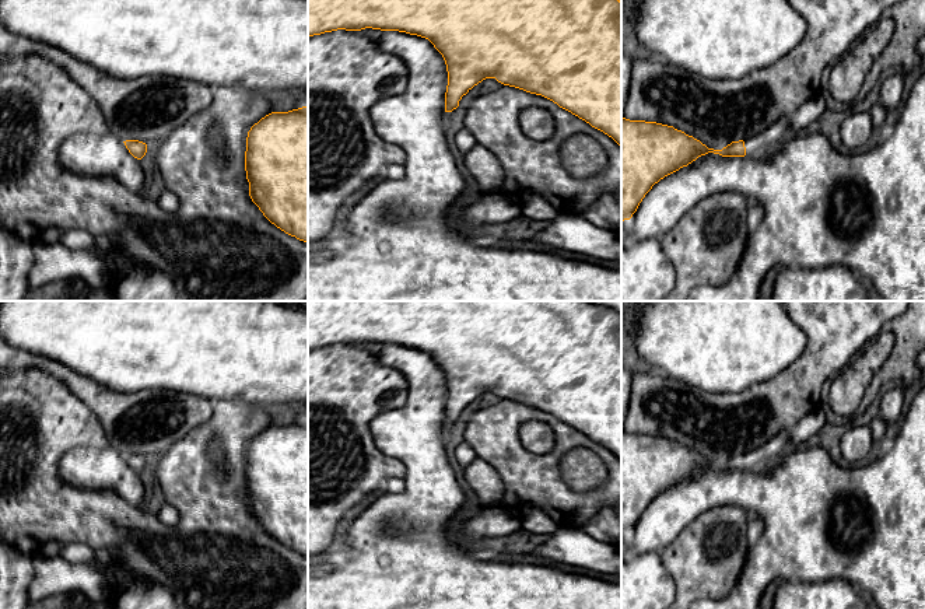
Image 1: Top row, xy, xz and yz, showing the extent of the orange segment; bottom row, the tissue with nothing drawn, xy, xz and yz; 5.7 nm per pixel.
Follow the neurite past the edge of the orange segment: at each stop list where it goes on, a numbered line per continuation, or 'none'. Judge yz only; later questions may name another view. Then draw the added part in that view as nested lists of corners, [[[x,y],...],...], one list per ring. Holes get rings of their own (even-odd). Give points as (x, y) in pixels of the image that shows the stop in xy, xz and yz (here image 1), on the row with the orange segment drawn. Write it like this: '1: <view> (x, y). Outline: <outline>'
1: yz (756, 144). Outline: [[[791,116],[781,118],[754,136],[746,136],[743,139],[747,157],[760,157],[767,147],[777,144],[778,141],[788,137],[788,130],[791,125]]]

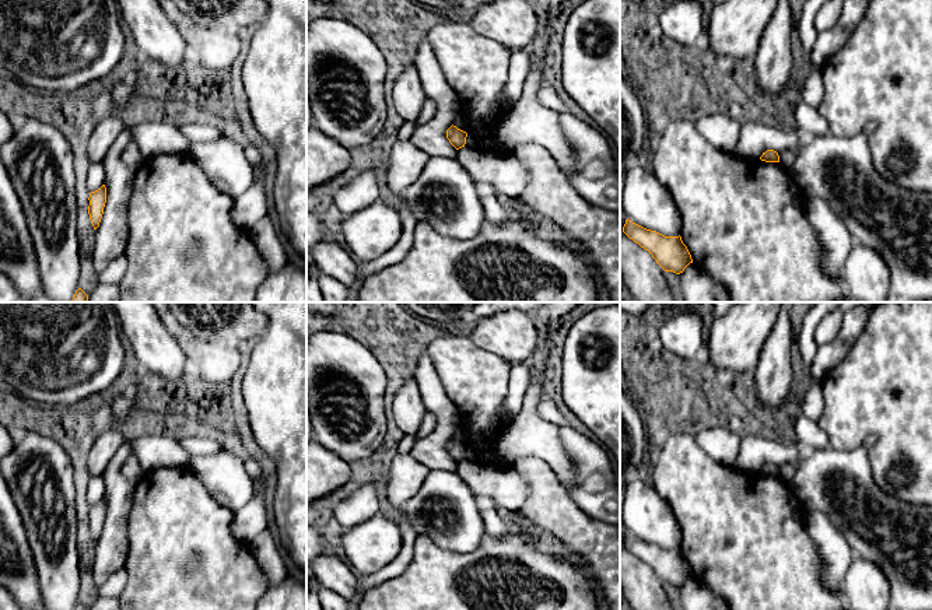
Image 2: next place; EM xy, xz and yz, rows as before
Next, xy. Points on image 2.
none

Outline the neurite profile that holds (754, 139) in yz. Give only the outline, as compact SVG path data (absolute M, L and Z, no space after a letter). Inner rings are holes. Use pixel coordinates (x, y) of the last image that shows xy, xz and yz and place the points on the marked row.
M742 123L736 152L744 158L760 158L767 150L779 155L779 162L792 165L795 150L802 143L802 134L789 127L770 123Z

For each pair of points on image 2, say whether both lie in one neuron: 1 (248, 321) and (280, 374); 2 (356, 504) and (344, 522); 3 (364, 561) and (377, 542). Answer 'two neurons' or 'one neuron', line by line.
1: two neurons
2: one neuron
3: one neuron

